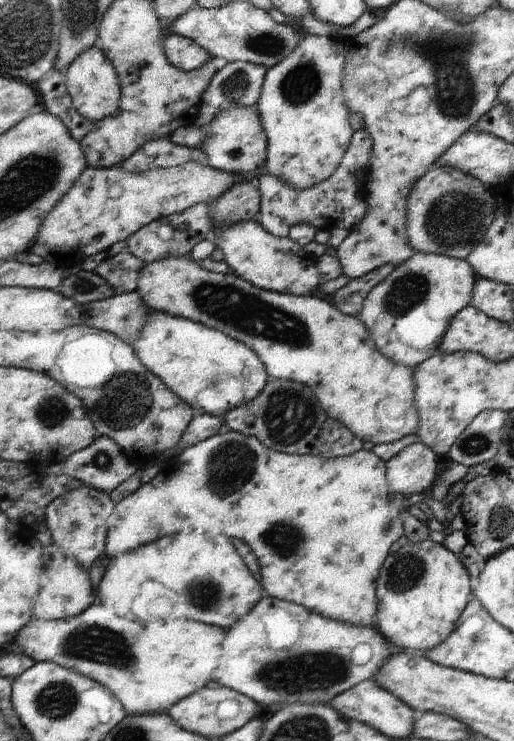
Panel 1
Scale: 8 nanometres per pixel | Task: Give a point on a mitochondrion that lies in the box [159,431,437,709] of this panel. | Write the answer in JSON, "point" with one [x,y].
{"point":[309,672]}

